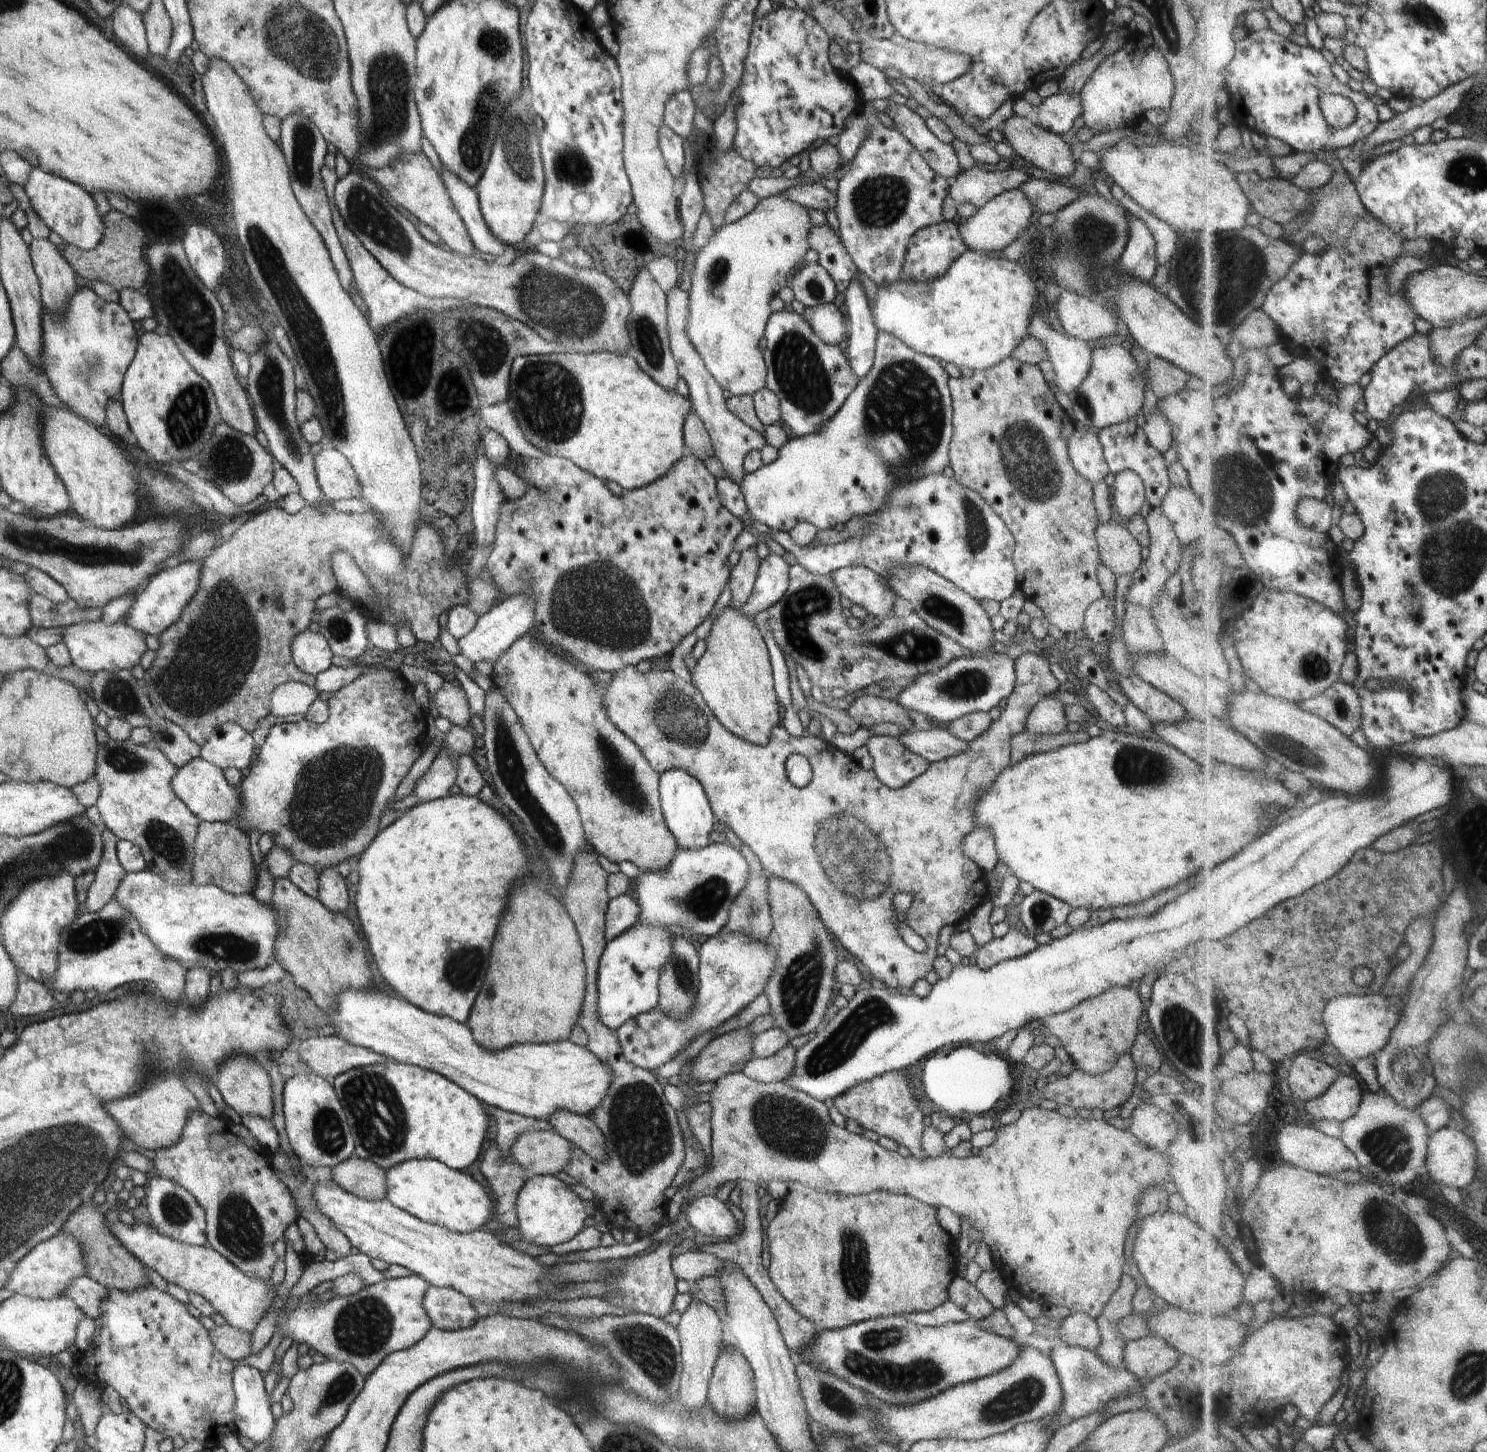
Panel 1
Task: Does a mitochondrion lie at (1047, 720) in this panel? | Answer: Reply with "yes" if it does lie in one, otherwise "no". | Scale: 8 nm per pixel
no

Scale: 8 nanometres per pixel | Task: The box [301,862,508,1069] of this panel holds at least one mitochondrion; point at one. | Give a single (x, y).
(463, 968)

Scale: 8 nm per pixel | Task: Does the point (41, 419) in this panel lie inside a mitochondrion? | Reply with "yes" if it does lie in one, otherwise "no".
no

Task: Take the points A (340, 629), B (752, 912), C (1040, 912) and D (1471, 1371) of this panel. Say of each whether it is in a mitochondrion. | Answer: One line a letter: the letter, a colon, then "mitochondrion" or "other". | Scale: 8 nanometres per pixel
A: mitochondrion
B: mitochondrion
C: mitochondrion
D: mitochondrion

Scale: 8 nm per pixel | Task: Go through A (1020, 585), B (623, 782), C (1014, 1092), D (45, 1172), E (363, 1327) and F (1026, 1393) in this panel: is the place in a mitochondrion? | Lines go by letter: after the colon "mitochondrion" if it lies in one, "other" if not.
A: other
B: mitochondrion
C: other
D: mitochondrion
E: mitochondrion
F: mitochondrion

